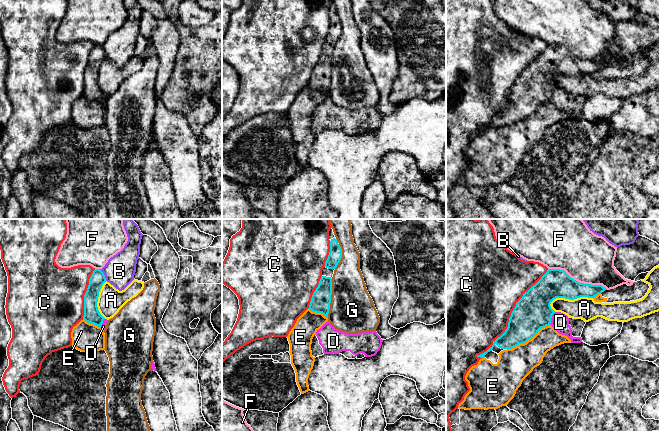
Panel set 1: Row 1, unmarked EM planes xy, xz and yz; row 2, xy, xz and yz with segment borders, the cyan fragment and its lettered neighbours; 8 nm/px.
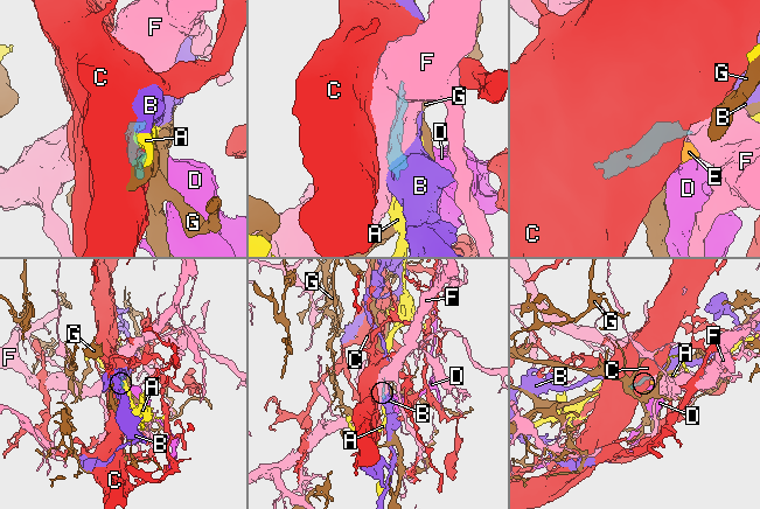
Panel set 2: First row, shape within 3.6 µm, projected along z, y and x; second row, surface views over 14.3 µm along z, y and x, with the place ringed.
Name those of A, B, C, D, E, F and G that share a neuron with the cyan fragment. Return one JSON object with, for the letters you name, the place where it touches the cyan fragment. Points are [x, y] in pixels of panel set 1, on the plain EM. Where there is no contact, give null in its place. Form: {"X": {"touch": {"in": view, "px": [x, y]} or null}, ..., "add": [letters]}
{"add": []}

